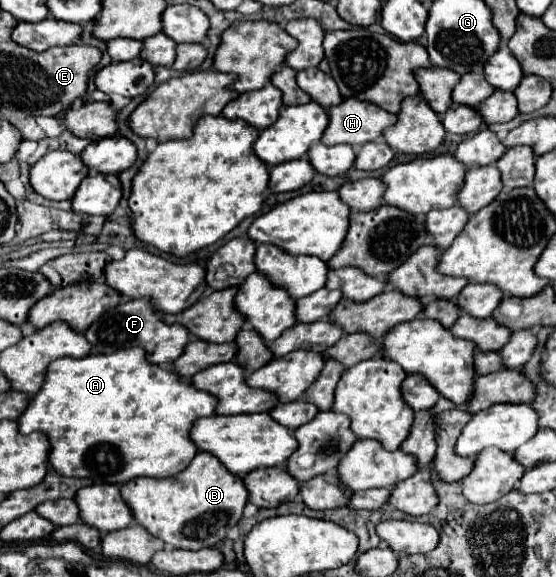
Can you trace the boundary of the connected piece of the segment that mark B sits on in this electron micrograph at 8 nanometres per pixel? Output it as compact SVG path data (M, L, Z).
M198 452L190 466L182 470L176 476L170 478L134 478L126 484L122 484L122 496L126 504L132 508L134 518L152 534L162 538L166 544L172 544L174 548L184 548L184 550L200 550L200 548L210 548L218 544L220 540L226 538L226 532L236 526L242 518L242 510L248 502L248 490L244 486L244 480L240 476L228 474L226 466L218 462L212 454Z

